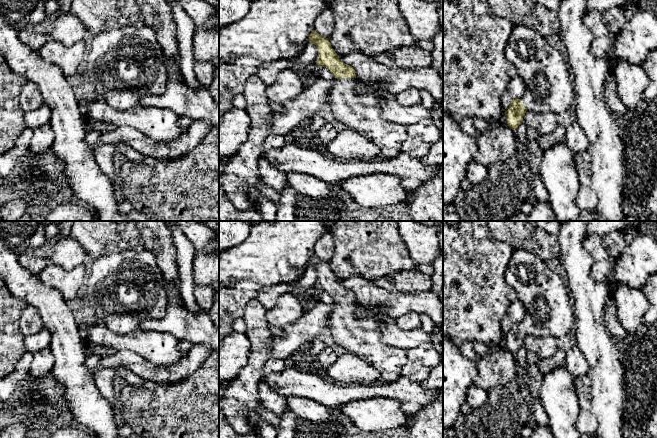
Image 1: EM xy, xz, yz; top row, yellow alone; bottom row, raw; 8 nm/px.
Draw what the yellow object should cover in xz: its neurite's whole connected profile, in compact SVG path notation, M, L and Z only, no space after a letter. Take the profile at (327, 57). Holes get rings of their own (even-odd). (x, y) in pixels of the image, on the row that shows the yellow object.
M313 30L309 42L317 47L317 65L326 67L334 76L334 87L326 108L347 128L372 141L380 149L381 158L399 156L408 134L405 126L382 118L386 96L374 92L359 94L354 68L339 59L328 38Z

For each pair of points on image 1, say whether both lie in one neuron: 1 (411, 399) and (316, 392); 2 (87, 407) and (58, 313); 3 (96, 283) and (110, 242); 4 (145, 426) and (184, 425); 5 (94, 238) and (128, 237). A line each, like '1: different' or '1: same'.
1: same
2: same
3: different
4: same
5: same

